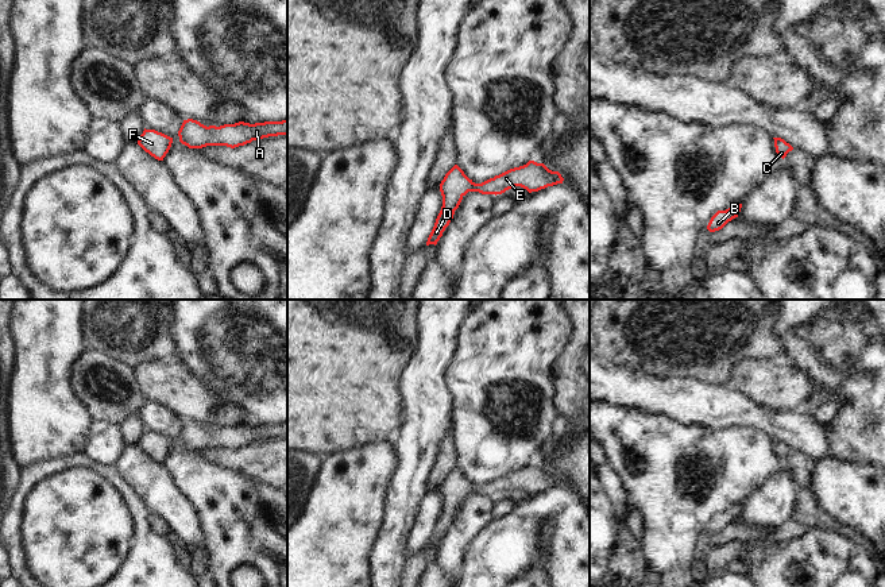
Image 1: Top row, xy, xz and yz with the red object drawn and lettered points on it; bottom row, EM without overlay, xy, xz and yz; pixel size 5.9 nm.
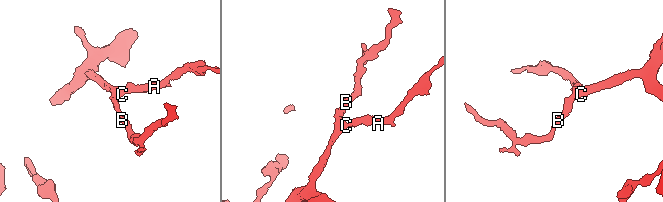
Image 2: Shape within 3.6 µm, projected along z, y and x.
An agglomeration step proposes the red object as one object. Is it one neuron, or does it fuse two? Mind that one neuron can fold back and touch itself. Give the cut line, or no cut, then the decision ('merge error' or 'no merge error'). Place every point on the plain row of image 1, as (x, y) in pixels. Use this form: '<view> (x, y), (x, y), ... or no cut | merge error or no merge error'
no cut | no merge error

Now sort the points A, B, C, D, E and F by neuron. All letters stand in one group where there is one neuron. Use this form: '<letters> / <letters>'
A B C D E F

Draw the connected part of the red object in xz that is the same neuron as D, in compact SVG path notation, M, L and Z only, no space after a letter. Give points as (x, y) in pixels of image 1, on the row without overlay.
M529 463L523 468L510 471L482 486L475 486L457 467L455 467L440 486L442 509L428 540L426 548L437 547L442 534L453 521L455 513L459 510L463 499L468 494L496 498L511 490L521 488L532 495L548 488L563 486L563 483L564 480L559 474L552 474L544 466L537 466L534 463Z

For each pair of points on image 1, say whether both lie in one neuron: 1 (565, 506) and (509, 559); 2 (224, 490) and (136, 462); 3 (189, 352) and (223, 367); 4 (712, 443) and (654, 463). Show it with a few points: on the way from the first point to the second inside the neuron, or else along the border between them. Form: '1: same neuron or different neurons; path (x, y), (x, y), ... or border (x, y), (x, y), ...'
1: same neuron; path (548, 506), (514, 541)
2: different neurons; border (161, 463), (174, 485), (188, 498)
3: same neuron; path (197, 352), (208, 352), (215, 359)
4: same neuron; path (698, 443), (680, 451), (669, 462)

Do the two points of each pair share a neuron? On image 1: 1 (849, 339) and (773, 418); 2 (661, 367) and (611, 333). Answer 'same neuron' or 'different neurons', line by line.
1: different neurons
2: same neuron

